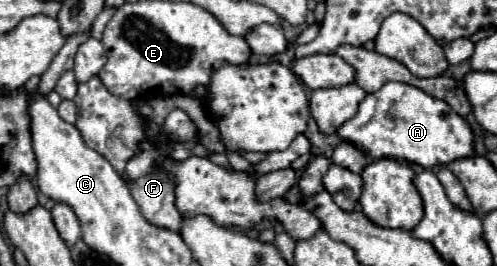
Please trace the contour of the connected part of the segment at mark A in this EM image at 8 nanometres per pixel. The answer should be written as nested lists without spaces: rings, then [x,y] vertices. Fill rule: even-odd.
[[[399,82],[385,84],[381,90],[367,94],[365,100],[359,104],[359,112],[337,128],[337,136],[345,142],[355,144],[375,160],[397,158],[397,160],[415,162],[423,168],[433,168],[437,166],[437,162],[449,164],[453,160],[467,158],[473,154],[473,132],[465,118],[453,112],[447,106],[447,102],[435,100],[433,96],[427,96],[419,88],[409,84],[399,84]],[[377,100],[391,102],[391,108],[387,112],[387,118],[393,120],[391,128],[387,128],[375,118]],[[365,118],[371,120],[365,124]]]

